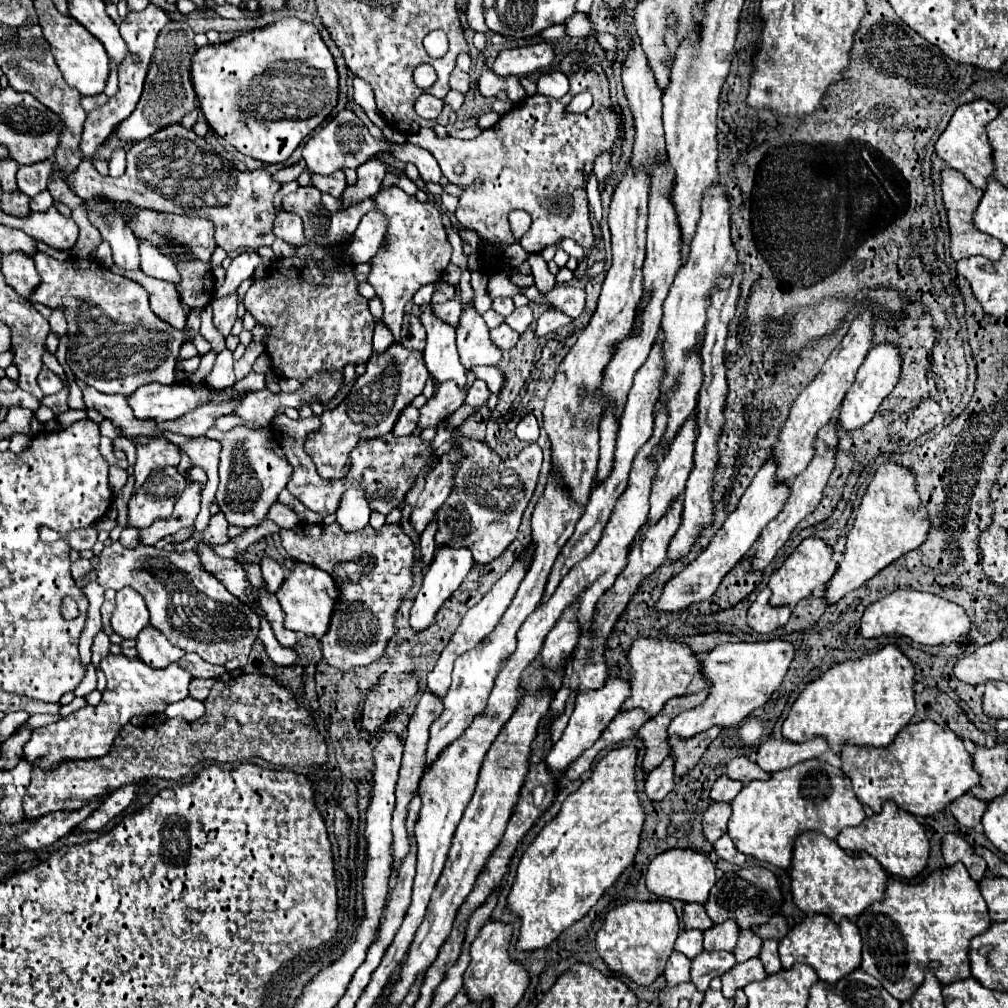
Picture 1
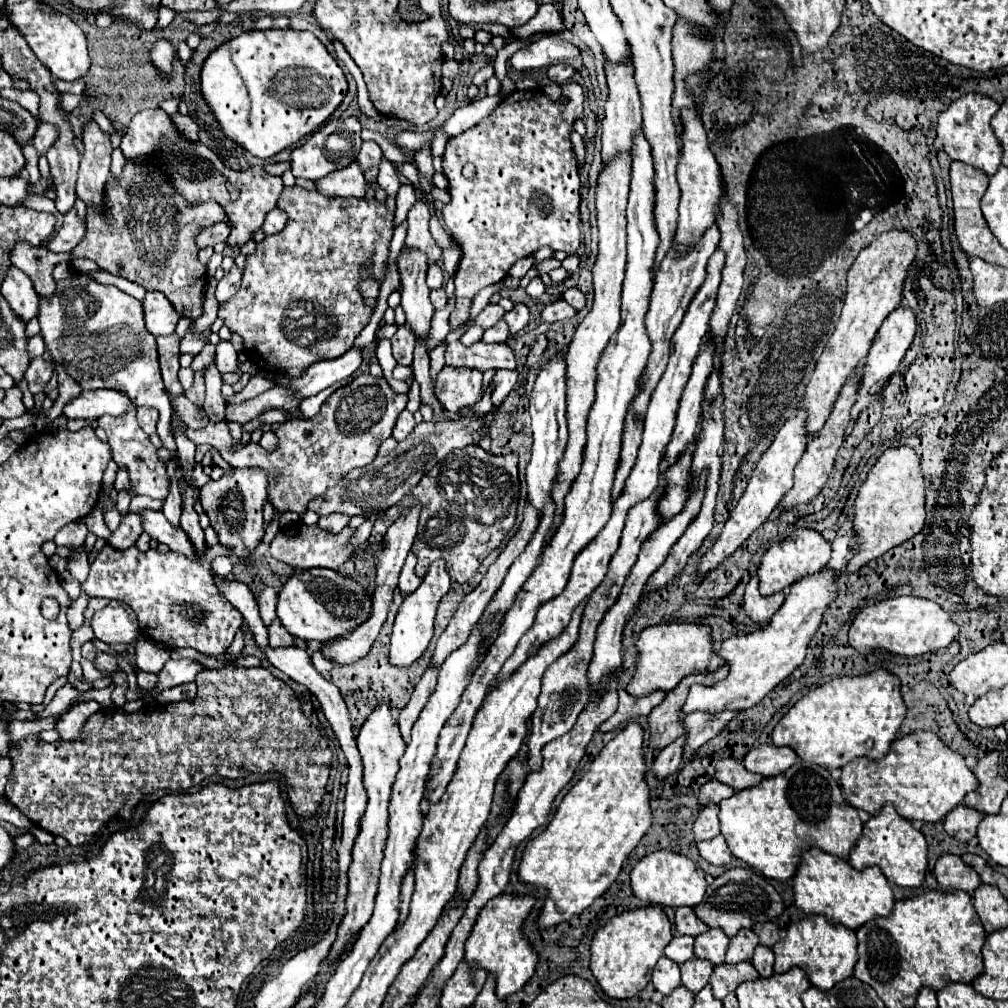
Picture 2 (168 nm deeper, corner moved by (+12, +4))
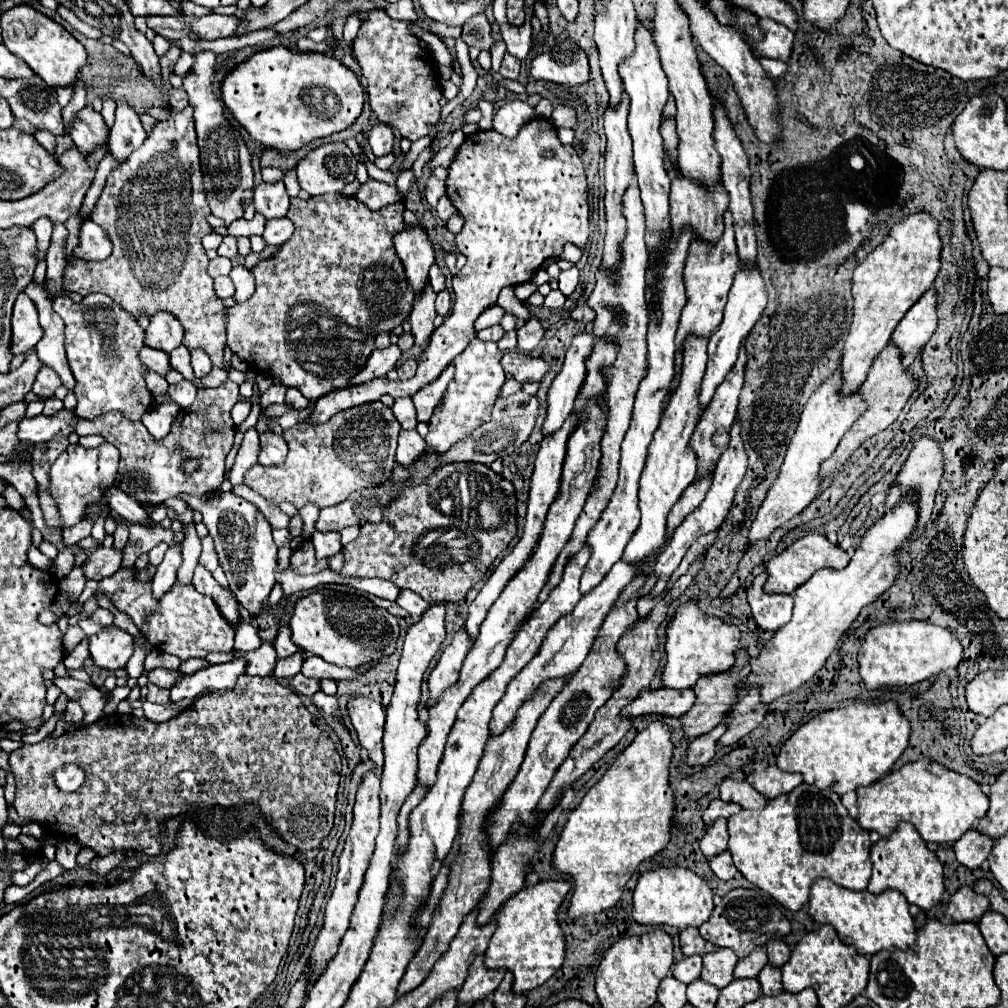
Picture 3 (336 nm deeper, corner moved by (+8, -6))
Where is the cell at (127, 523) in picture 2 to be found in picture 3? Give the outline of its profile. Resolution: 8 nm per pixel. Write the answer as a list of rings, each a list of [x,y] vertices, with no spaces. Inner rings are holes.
[[[98,548],[96,552],[92,552],[84,564],[84,576],[88,580],[102,580],[106,576],[112,576],[122,562],[122,552],[114,550],[114,548]]]

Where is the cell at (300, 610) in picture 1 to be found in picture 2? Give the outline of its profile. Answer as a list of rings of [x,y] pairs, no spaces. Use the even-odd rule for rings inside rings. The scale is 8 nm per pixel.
[[[310,568],[304,572],[294,570],[288,582],[282,586],[278,594],[278,606],[276,606],[278,618],[282,626],[296,638],[302,640],[318,640],[318,642],[330,642],[358,624],[362,624],[370,614],[370,596],[368,590],[334,572],[328,568]]]

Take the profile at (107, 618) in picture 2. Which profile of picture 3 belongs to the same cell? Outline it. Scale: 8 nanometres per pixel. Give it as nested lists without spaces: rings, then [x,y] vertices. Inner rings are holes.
[[[108,626],[96,636],[88,638],[88,650],[94,666],[118,670],[124,668],[132,656],[132,636],[118,630],[116,626]]]

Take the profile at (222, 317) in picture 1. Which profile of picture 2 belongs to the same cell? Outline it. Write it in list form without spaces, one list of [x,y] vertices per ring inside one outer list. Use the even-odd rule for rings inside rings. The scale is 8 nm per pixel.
[[[234,266],[230,270],[230,274],[224,280],[218,282],[218,288],[216,288],[216,300],[218,302],[230,300],[238,292],[238,288],[240,288],[240,276],[242,276],[242,272],[238,270],[238,266]]]

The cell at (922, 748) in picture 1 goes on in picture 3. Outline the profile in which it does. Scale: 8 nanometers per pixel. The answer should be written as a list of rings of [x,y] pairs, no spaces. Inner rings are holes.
[[[930,760],[904,764],[898,772],[884,776],[868,788],[858,788],[856,792],[860,810],[858,824],[864,830],[878,832],[882,838],[890,836],[900,822],[910,822],[924,842],[956,842],[988,812],[988,796],[974,780]]]

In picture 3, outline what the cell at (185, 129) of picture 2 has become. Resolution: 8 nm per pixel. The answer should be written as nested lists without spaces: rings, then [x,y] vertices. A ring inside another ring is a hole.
[[[184,108],[182,112],[172,112],[164,122],[156,124],[144,144],[130,154],[130,158],[116,168],[98,198],[92,220],[108,232],[108,238],[114,244],[112,254],[102,262],[86,262],[74,260],[64,270],[64,288],[70,292],[78,292],[82,296],[100,292],[110,296],[120,308],[132,314],[138,320],[142,314],[152,318],[156,312],[170,312],[184,326],[182,344],[188,350],[202,348],[214,366],[222,366],[222,354],[226,346],[226,306],[214,294],[212,278],[206,272],[208,256],[202,248],[202,236],[210,234],[210,224],[204,216],[210,214],[206,192],[202,186],[198,144],[192,120],[192,108]]]

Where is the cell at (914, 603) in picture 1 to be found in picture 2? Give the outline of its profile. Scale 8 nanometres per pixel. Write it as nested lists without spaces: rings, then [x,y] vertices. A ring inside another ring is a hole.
[[[896,596],[880,600],[872,606],[864,606],[856,614],[848,636],[850,646],[860,654],[866,654],[874,648],[884,648],[892,654],[920,656],[926,652],[936,652],[938,648],[946,648],[958,636],[958,624],[932,600],[916,596]]]

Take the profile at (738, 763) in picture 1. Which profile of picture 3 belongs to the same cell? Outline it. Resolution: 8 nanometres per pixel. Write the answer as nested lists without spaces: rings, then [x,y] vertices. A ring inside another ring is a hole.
[[[726,778],[720,784],[720,800],[736,802],[748,810],[762,810],[768,804],[768,800],[760,792],[756,792],[746,780],[732,780],[732,778]]]

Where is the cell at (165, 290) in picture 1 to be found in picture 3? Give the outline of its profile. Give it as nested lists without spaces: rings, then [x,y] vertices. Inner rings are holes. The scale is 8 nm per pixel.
[[[168,312],[154,314],[146,330],[146,346],[162,352],[172,352],[180,344],[182,344],[182,324]]]

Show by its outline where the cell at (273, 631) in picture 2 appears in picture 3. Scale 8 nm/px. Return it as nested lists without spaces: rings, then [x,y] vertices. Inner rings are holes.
[[[296,652],[290,658],[278,658],[278,664],[274,668],[274,678],[276,680],[286,680],[286,678],[294,678],[300,672],[302,666],[302,656],[300,652]]]

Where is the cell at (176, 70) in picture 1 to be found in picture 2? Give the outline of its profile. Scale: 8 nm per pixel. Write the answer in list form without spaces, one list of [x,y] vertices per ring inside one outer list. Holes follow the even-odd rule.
[[[160,38],[160,40],[156,40],[156,44],[152,44],[150,58],[152,58],[152,64],[160,70],[160,74],[164,78],[170,78],[172,76],[176,48],[172,46],[172,42],[168,38]]]

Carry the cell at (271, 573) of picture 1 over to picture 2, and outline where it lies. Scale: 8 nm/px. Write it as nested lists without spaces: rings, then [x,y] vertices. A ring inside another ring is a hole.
[[[266,586],[258,596],[256,596],[258,608],[260,608],[260,616],[264,620],[264,624],[268,626],[274,618],[276,618],[276,602],[278,602],[278,594],[274,588]]]

